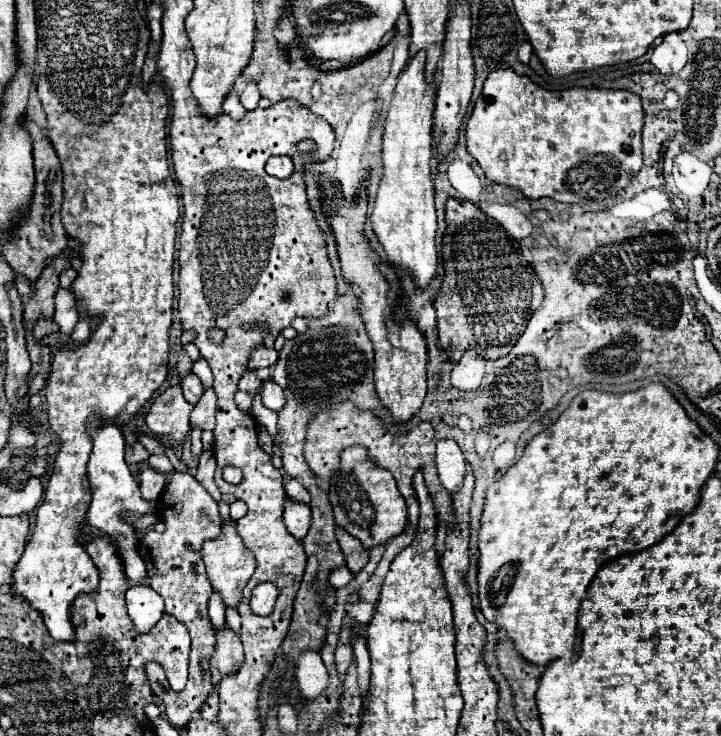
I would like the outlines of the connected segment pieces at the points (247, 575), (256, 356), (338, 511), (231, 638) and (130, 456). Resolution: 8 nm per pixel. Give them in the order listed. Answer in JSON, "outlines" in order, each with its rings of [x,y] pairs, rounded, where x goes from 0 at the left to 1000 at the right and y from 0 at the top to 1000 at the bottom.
{"outlines":[[[[326,708],[309,711],[309,721],[301,732],[287,735],[282,740],[282,765],[287,770],[287,784],[295,795],[295,803],[301,803],[312,819],[315,827],[331,827],[331,811],[337,811],[337,798],[348,787],[354,776],[354,760],[345,746],[334,738],[334,730],[326,721]]],[[[368,469],[359,471],[359,477],[348,480],[345,488],[345,504],[359,501],[359,499],[376,499],[384,490],[384,477],[381,474],[370,474]]],[[[501,605],[481,607],[473,618],[473,637],[459,654],[456,678],[465,694],[465,711],[484,727],[495,730],[506,746],[531,740],[556,727],[564,713],[564,689],[545,645],[512,626]]],[[[318,852],[301,857],[298,865],[301,865],[301,879],[293,893],[293,917],[295,917],[295,931],[301,933],[307,923],[320,917],[320,912],[326,912],[331,901],[337,901],[337,879],[331,874],[331,865]]],[[[190,602],[187,607],[179,607],[176,605],[176,613],[173,613],[173,626],[179,632],[187,632],[187,629],[196,629],[196,626],[204,626],[207,615],[201,613],[201,607],[196,602]]]]}

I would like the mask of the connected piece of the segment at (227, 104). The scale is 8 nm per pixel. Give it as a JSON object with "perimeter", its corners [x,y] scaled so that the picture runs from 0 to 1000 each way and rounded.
{"perimeter":[[[320,124],[320,126],[315,129],[315,135],[309,137],[309,154],[318,156],[320,162],[337,162],[337,156],[343,154],[340,145],[334,143],[334,137],[331,137],[329,124]]]}

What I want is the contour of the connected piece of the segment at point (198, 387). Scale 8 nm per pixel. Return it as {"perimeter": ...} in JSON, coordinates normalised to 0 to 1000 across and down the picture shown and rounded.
{"perimeter":[[[259,510],[259,512],[254,515],[254,537],[257,537],[257,542],[259,542],[265,550],[273,550],[273,548],[276,548],[282,531],[284,531],[284,526],[279,523],[279,518],[276,518],[273,510]]]}

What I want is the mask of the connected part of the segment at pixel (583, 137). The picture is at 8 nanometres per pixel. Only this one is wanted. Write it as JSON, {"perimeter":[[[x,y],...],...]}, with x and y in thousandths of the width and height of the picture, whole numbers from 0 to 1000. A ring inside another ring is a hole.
{"perimeter":[[[687,94],[670,115],[670,126],[664,129],[656,154],[648,164],[648,208],[664,221],[664,227],[670,230],[673,240],[684,249],[695,249],[695,251],[706,251],[720,257],[728,268],[734,270],[750,270],[750,268],[764,268],[773,270],[778,276],[820,276],[820,273],[839,273],[856,265],[856,260],[867,257],[872,251],[872,246],[886,235],[892,219],[889,219],[889,175],[892,175],[892,148],[889,148],[889,135],[883,126],[867,124],[867,121],[806,121],[806,118],[795,118],[795,121],[784,121],[784,124],[759,124],[748,115],[742,115],[734,105],[723,105],[714,96],[703,94]]]}

